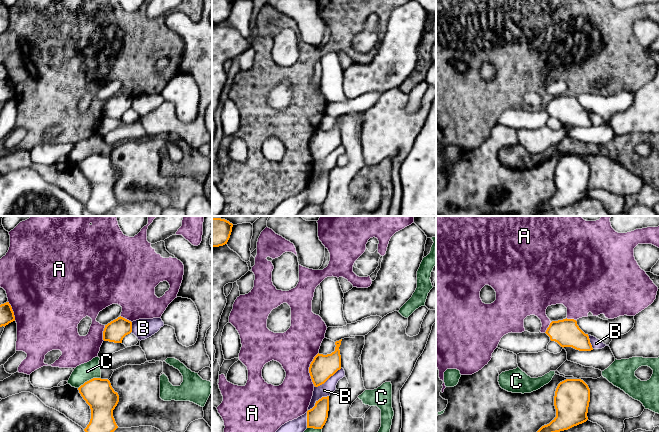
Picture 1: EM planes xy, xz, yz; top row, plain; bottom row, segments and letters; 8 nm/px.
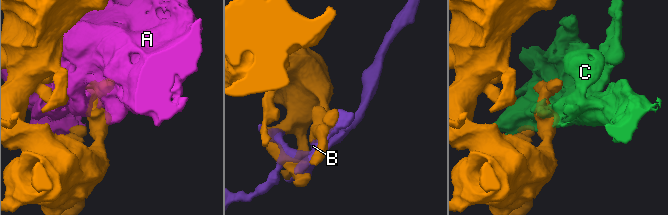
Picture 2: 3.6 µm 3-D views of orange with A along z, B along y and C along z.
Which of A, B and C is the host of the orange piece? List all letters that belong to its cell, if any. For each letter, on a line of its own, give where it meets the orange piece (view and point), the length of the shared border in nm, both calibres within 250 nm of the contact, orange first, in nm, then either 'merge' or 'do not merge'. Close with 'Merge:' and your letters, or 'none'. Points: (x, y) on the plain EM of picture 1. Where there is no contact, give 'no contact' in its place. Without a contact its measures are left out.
A: xz (309, 145) | 280 nm | 200/320 nm | do not merge
B: xz (327, 155) | 260 nm | 200/110 nm | do not merge
C: xy (89, 156) | 200 nm | 240/140 nm | do not merge
Merge: none

